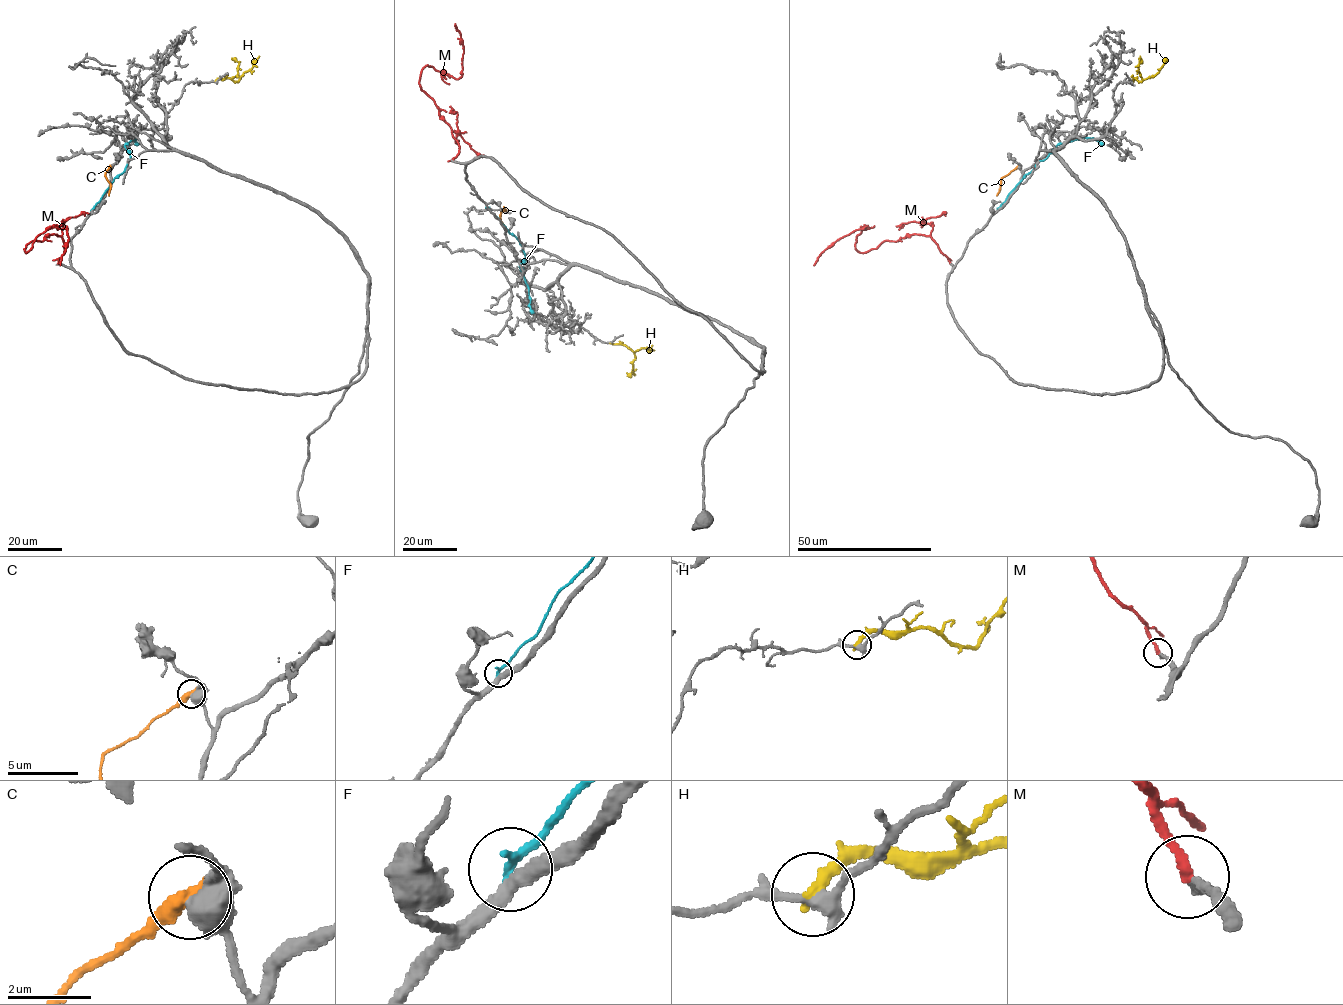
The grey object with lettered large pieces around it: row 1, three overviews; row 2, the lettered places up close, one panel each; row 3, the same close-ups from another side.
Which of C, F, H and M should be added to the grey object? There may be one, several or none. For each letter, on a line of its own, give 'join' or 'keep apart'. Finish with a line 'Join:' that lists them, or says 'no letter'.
C: keep apart
F: keep apart
H: keep apart
M: keep apart
Join: no letter

